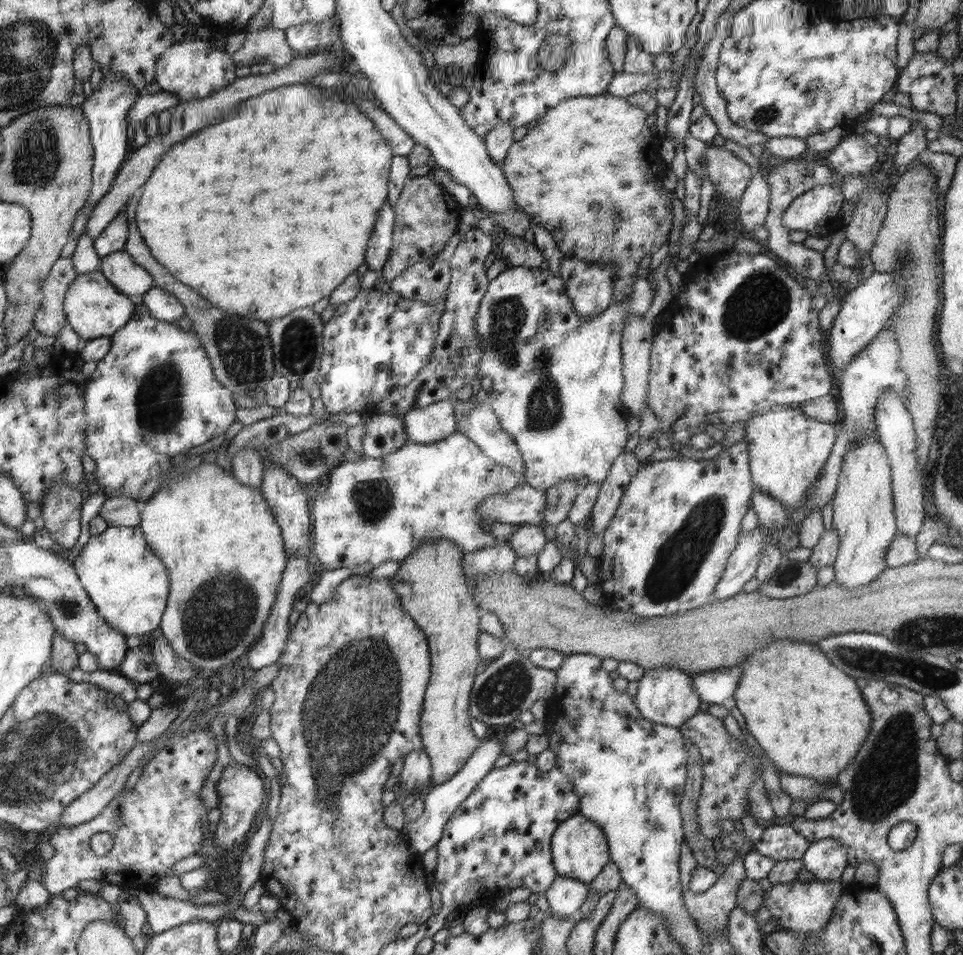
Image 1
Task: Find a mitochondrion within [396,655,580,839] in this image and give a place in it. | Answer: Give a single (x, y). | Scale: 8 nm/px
(501, 693)

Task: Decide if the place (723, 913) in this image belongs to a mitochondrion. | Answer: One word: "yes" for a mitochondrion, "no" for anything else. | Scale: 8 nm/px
no

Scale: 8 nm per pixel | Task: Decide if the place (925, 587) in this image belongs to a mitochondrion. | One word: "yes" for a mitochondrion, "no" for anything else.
no

